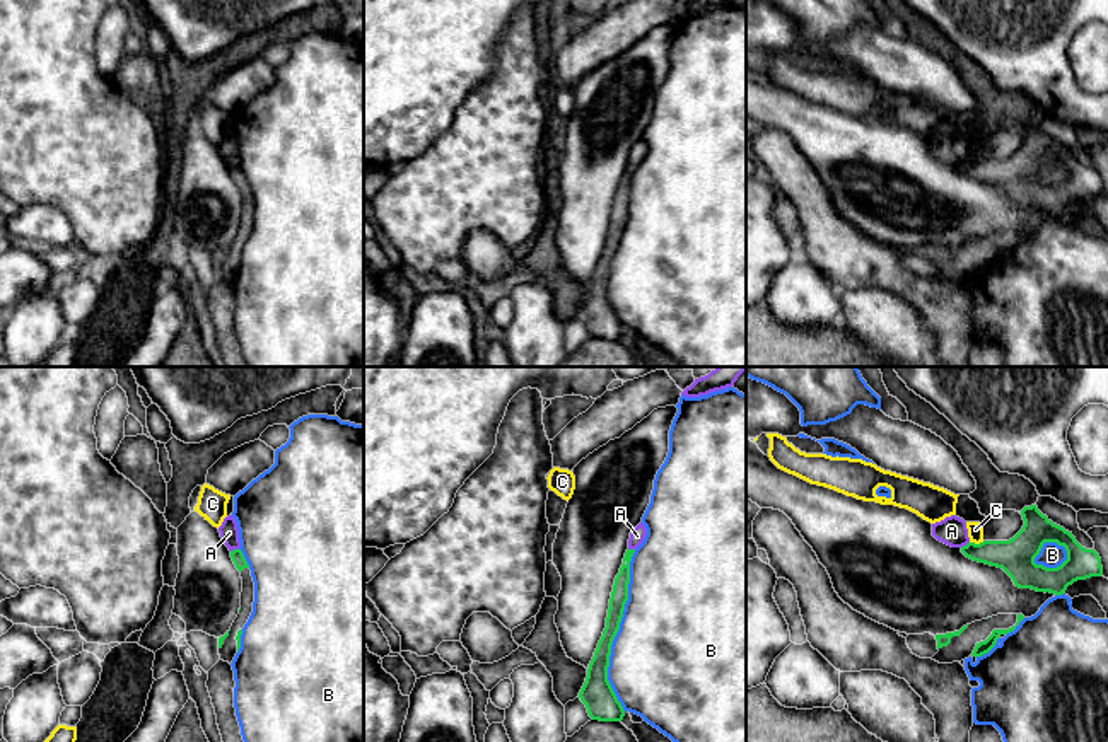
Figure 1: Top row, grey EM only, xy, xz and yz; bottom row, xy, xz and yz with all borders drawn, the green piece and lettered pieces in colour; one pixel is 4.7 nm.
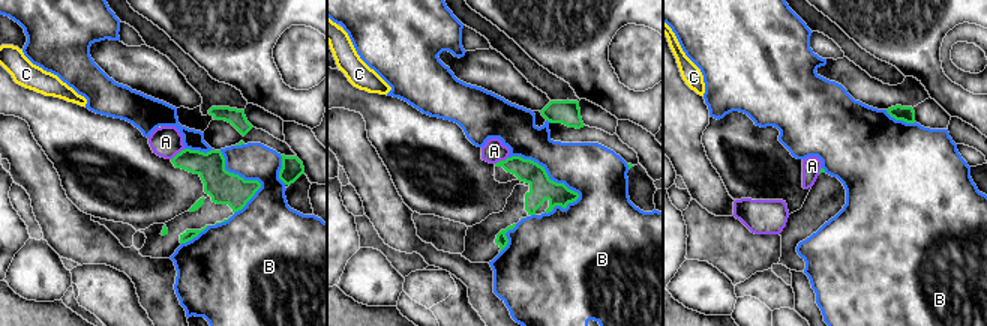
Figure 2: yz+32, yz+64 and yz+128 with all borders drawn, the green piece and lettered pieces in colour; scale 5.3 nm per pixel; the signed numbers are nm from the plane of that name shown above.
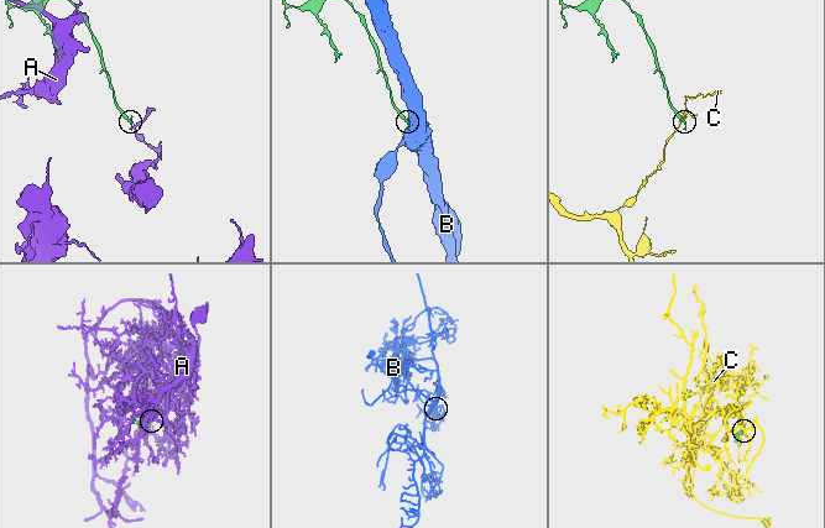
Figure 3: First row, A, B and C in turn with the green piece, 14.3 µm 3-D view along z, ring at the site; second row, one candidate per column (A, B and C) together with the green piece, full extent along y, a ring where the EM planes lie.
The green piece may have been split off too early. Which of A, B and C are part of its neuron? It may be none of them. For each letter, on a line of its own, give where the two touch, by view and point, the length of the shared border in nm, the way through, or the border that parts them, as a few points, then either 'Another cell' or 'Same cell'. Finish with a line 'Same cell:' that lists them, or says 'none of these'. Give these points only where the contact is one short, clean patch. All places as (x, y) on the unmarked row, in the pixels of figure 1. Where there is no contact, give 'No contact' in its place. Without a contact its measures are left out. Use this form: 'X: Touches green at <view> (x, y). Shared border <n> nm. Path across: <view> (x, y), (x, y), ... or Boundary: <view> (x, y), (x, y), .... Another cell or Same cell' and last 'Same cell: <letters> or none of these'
A: Touches green at xy (234, 168). Shared border 40 nm. Boundary: xy (238, 166), (231, 169). Another cell
B: Touches green at xz (618, 246). Shared border 750 nm. Another cell
C: Touches green at yz (977, 162). Shared border 70 nm. Boundary: yz (984, 159), (970, 161). Another cell
Same cell: none of these

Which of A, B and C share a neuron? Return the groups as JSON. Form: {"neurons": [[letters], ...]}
{"neurons": [["A"], ["B"], ["C"]]}

